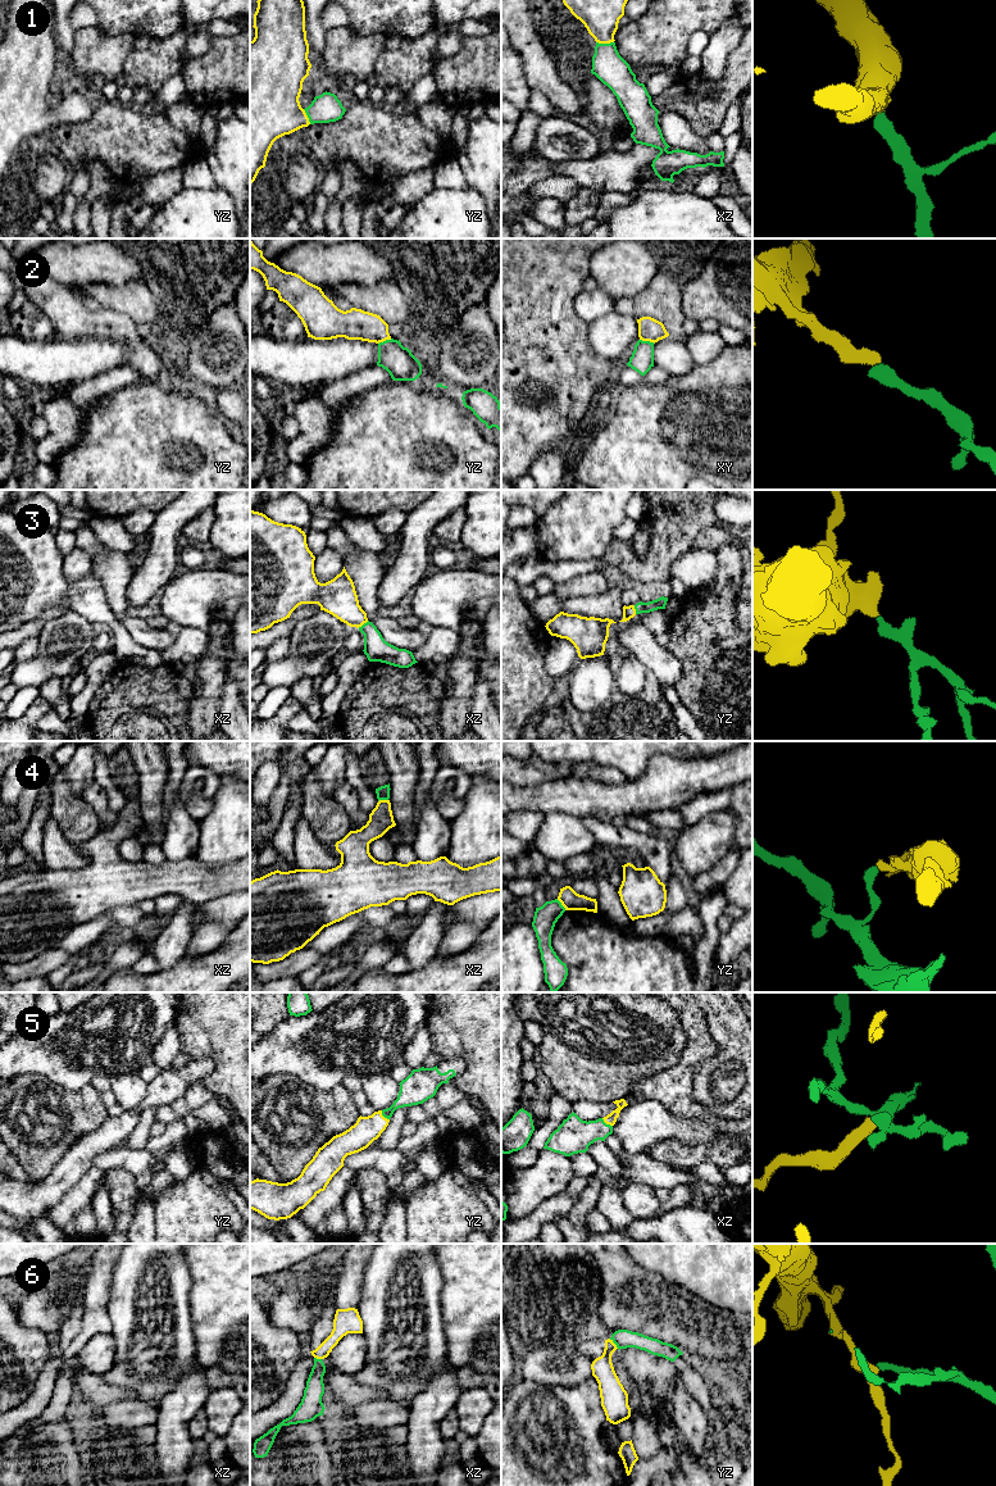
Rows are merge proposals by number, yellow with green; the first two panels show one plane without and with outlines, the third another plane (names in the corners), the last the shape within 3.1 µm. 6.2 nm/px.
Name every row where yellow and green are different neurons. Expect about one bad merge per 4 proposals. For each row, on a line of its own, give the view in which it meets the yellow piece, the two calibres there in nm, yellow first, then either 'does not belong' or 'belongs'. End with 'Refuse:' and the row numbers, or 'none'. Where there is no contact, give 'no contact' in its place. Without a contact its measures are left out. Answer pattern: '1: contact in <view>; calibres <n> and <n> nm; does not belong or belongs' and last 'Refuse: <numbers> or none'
1: contact in xz; calibres 220 and 200 nm; belongs
2: contact in xy; calibres 140 and 140 nm; belongs
3: contact in xz; calibres 220 and 150 nm; belongs
4: contact in yz; calibres 120 and 140 nm; does not belong
5: contact in yz; calibres 160 and 180 nm; belongs
6: contact in yz; calibres 140 and 120 nm; does not belong
Refuse: 4, 6

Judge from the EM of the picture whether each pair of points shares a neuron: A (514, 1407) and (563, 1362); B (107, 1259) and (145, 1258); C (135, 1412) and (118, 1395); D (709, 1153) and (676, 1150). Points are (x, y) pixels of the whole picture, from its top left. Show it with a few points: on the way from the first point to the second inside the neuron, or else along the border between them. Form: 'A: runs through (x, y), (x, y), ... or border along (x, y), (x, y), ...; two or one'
A: border along (524, 1378), (544, 1385), (564, 1385), (571, 1387); two
B: border along (119, 1257), (113, 1268), (109, 1289); two
C: border along (135, 1398), (112, 1402), (95, 1412); two
D: runs through (701, 1154), (683, 1154); one

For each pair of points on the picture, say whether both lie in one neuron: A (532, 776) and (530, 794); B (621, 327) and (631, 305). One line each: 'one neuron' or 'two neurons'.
A: two neurons
B: two neurons

